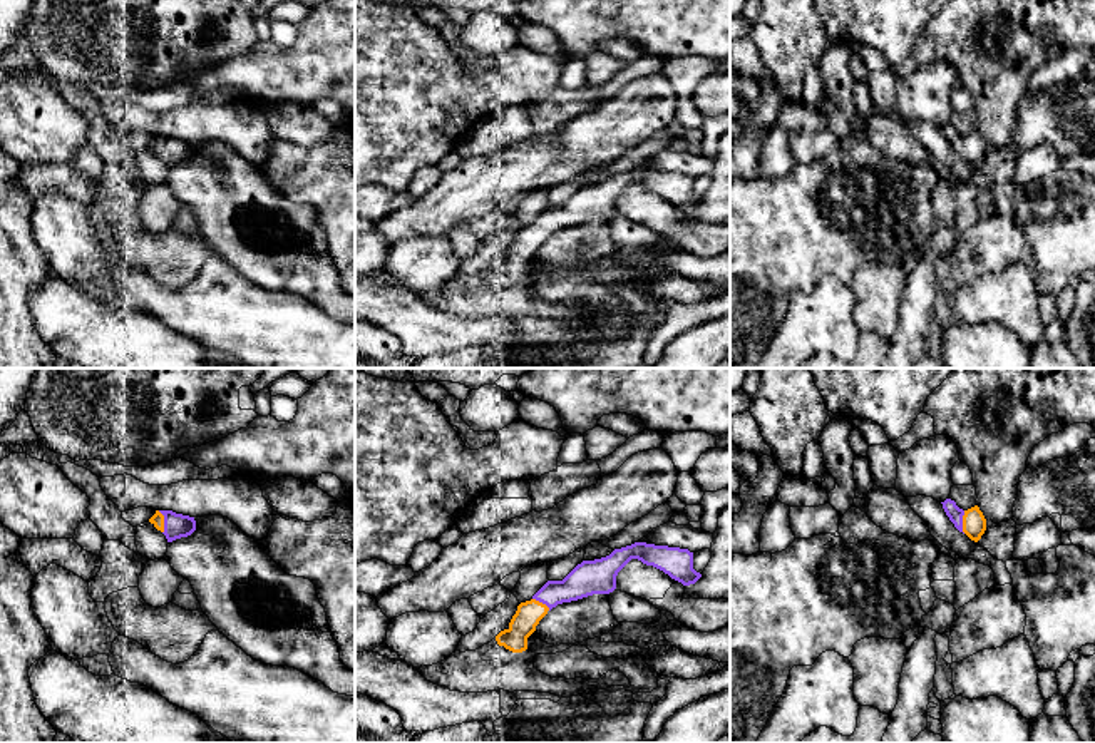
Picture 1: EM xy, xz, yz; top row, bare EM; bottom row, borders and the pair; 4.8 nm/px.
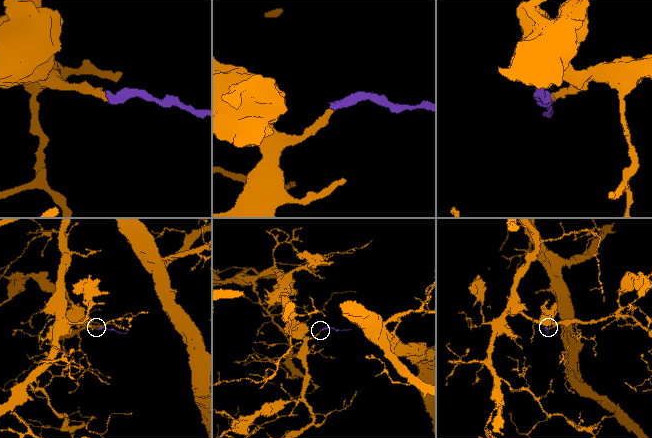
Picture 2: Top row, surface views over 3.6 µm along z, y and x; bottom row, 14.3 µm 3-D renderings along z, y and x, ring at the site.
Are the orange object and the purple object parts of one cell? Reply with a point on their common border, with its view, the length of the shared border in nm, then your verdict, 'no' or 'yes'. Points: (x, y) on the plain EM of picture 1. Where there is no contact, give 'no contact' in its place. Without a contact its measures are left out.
yz (963, 148) | 110 nm | yes

